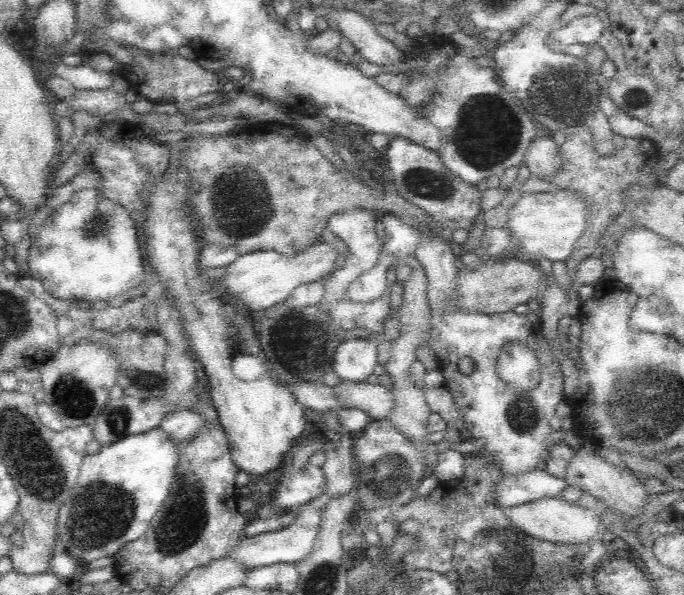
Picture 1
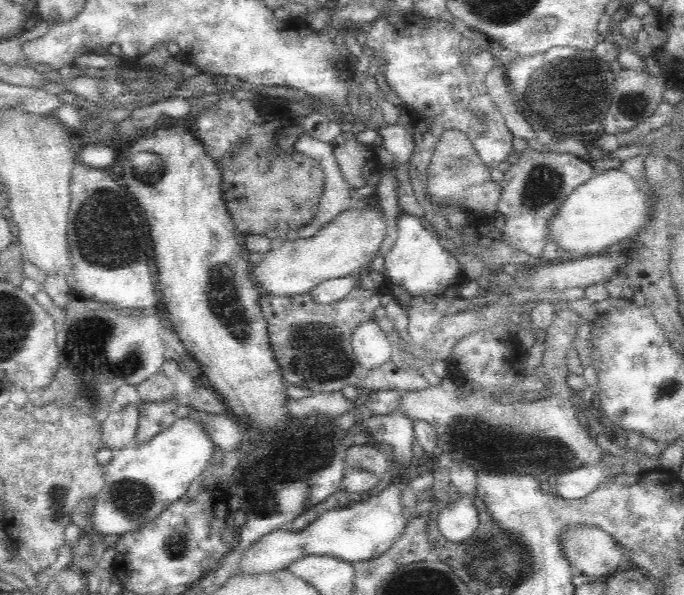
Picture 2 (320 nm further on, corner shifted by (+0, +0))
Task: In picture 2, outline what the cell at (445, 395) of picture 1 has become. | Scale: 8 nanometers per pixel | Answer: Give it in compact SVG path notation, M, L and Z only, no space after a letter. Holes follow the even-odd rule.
M357 284L350 293L342 300L330 304L317 304L309 293L292 297L278 297L267 293L261 293L260 307L268 324L269 340L276 363L280 366L284 380L287 384L310 388L314 393L336 392L344 386L354 386L359 390L399 390L399 391L421 391L428 388L428 381L416 368L412 369L402 361L393 360L382 364L378 368L364 369L358 363L351 348L351 336L354 330L364 322L376 322L375 311L382 306L382 298L377 290L364 290Z

